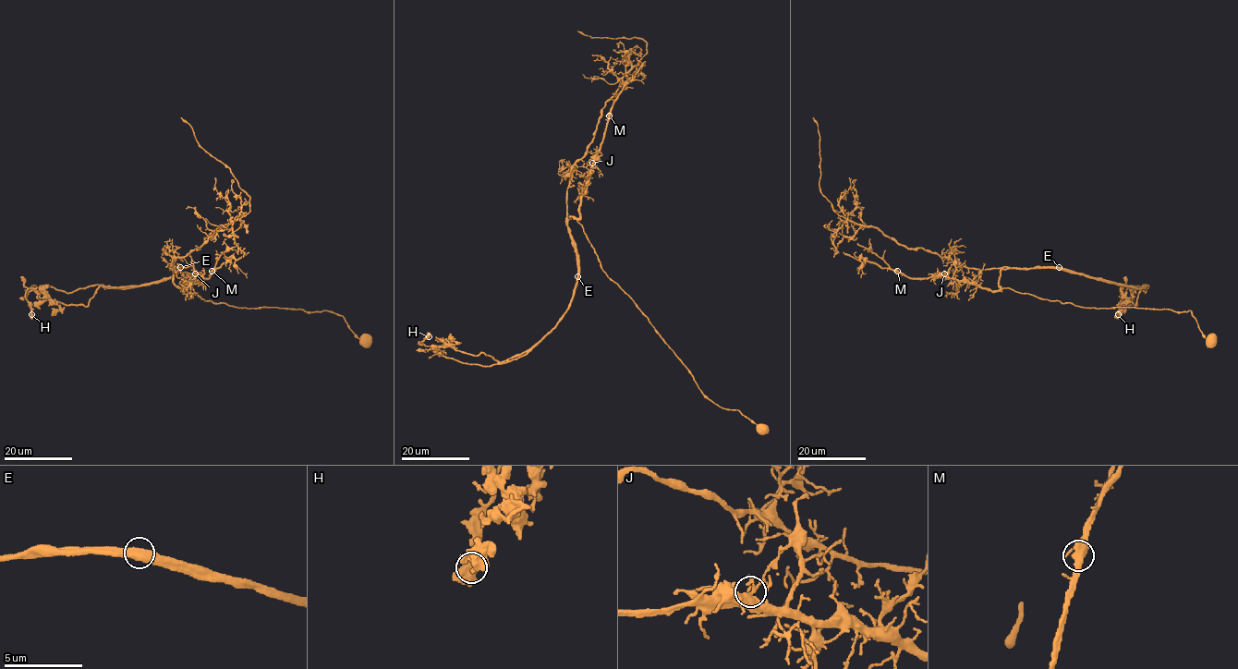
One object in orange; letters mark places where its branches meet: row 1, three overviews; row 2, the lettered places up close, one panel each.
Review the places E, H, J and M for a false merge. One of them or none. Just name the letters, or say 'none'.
E

